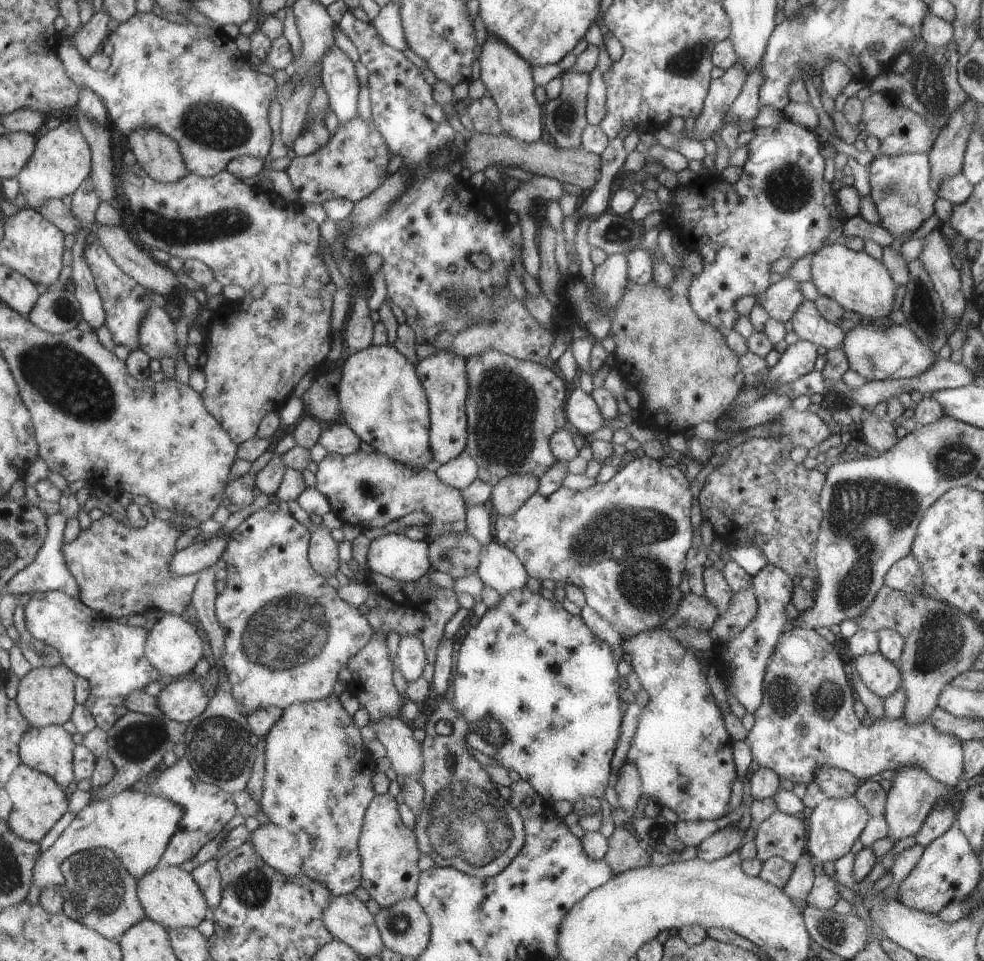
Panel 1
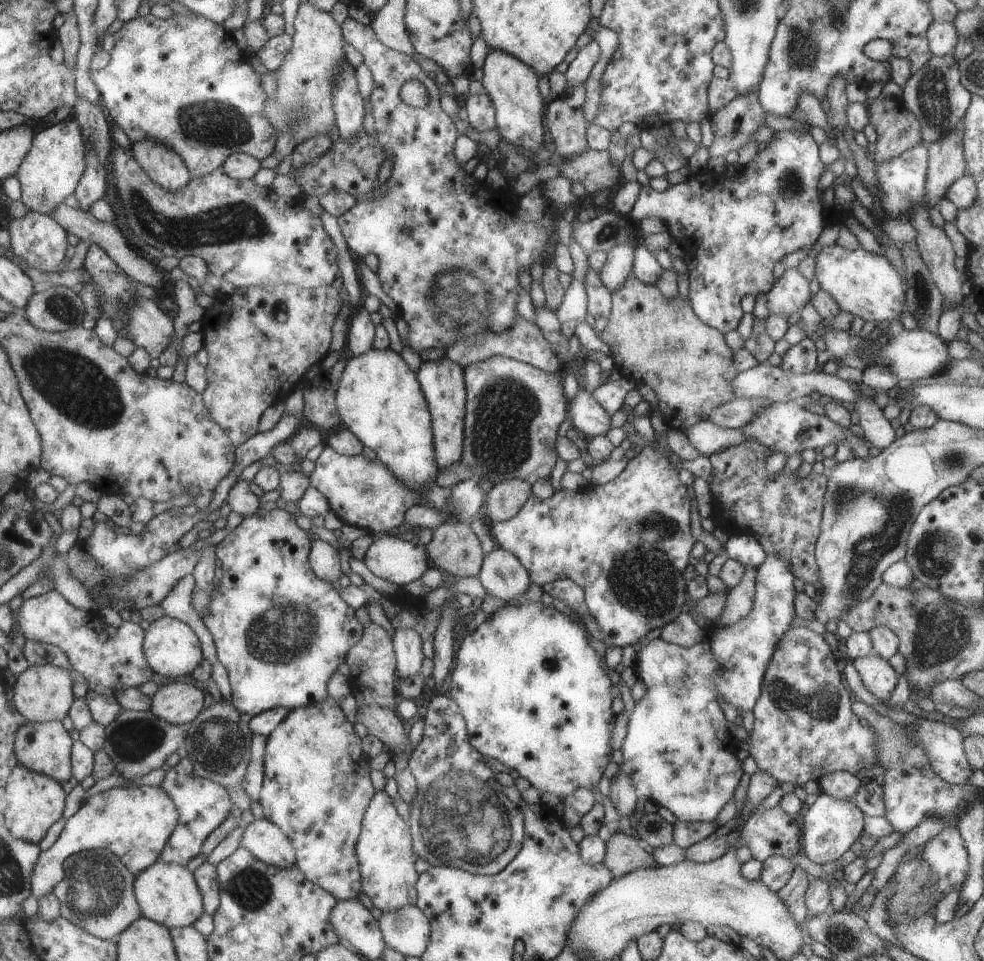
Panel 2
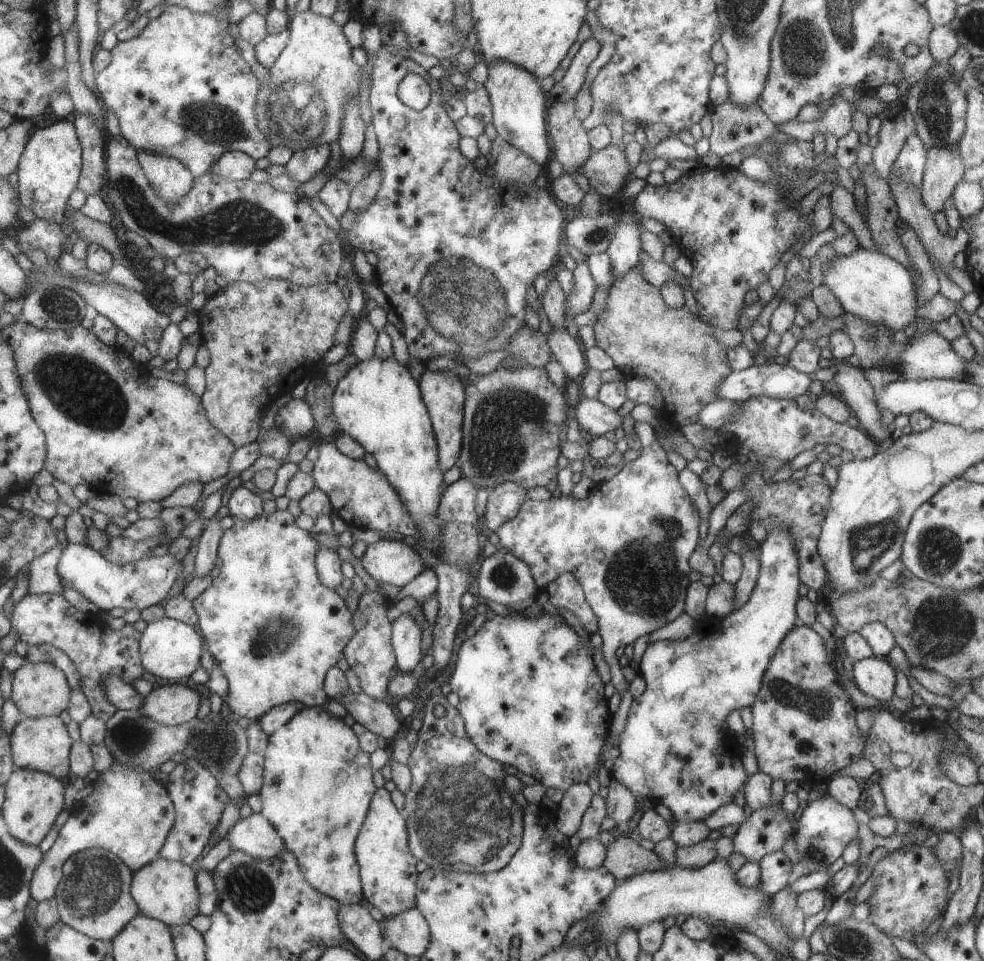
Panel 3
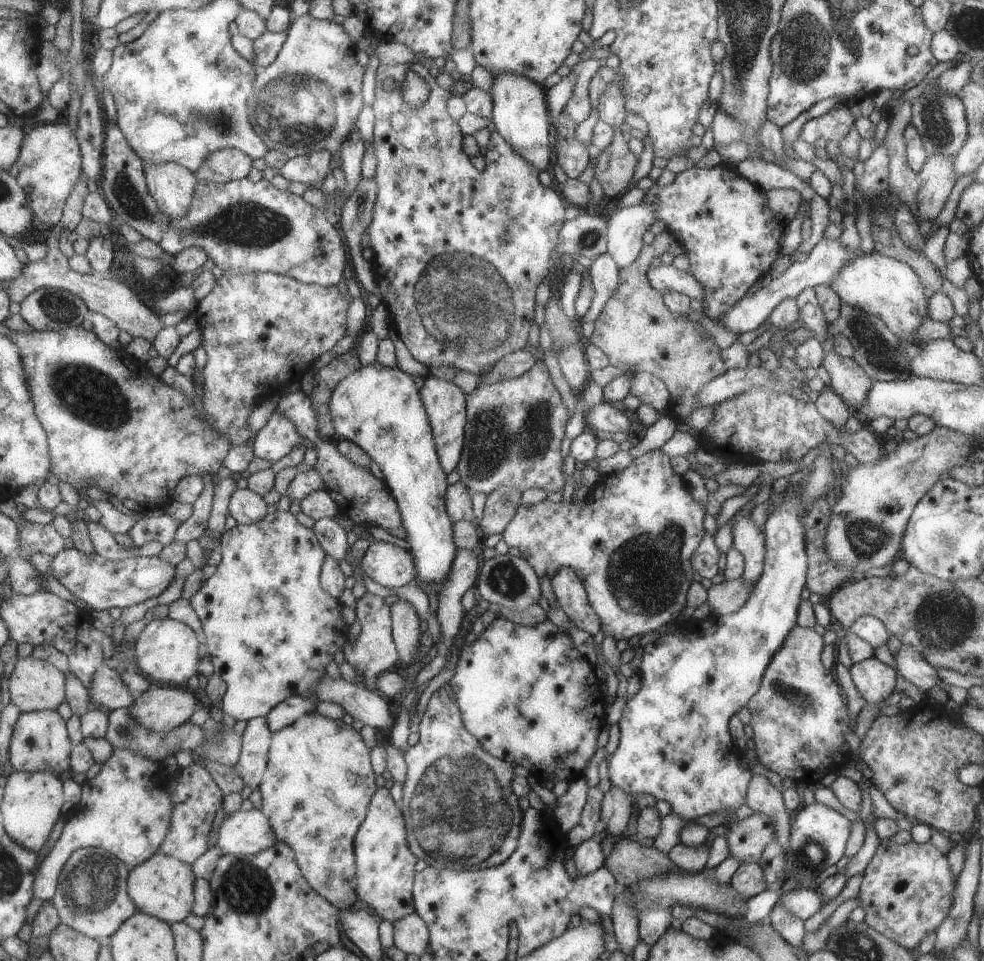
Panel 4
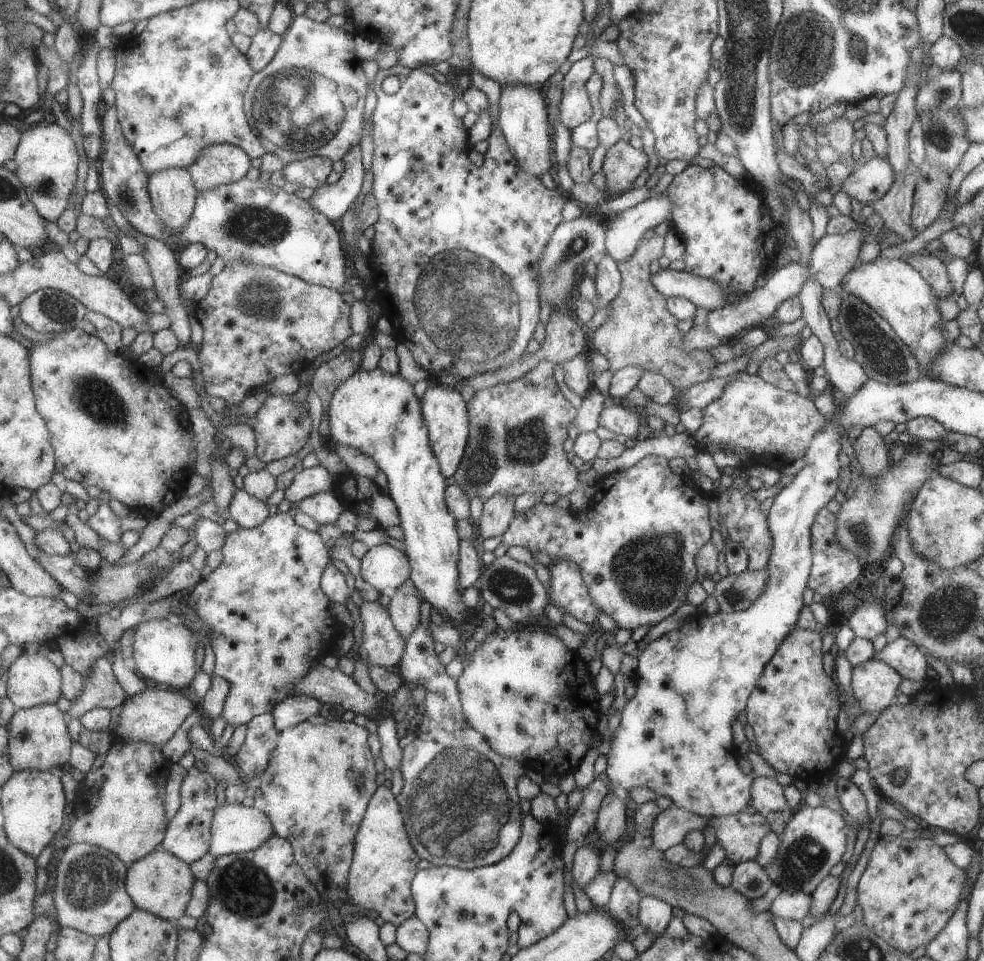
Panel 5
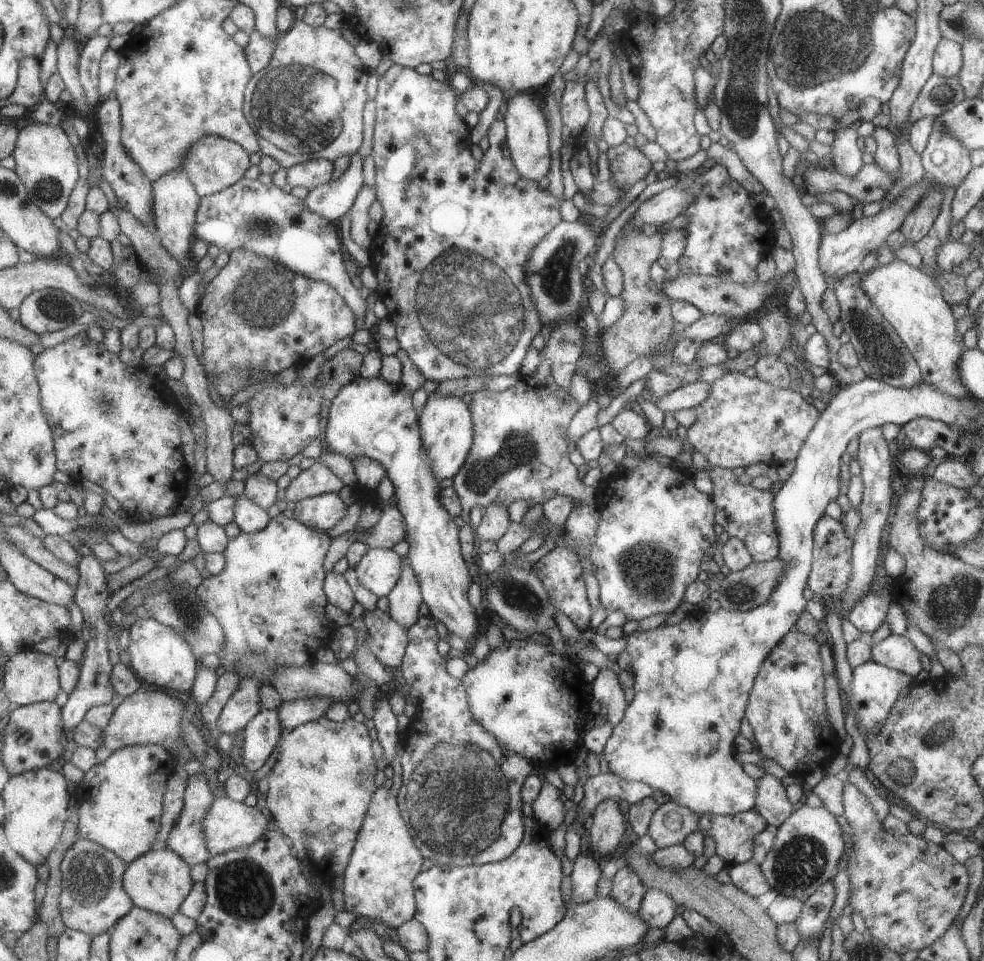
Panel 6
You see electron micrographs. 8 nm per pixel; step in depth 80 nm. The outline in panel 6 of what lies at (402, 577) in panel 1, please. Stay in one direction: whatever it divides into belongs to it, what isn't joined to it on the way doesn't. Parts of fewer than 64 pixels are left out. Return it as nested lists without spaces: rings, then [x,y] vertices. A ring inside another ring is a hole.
[[[369,547],[354,571],[358,583],[379,597],[387,596],[400,579],[402,557],[392,549]]]

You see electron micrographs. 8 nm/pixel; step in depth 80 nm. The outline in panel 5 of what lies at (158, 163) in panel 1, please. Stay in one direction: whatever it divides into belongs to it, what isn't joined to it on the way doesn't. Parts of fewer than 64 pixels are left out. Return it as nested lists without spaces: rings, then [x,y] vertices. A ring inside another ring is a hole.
[[[183,167],[161,169],[148,175],[148,193],[156,215],[174,233],[189,220],[196,194],[193,179]]]

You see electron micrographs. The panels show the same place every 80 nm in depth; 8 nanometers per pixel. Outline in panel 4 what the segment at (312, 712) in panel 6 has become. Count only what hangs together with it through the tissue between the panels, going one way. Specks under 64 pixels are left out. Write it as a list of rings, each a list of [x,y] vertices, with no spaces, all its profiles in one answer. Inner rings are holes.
[[[291,696],[279,702],[264,718],[271,733],[278,732],[281,728],[299,720],[305,714],[311,714],[316,704],[311,704],[307,698]]]

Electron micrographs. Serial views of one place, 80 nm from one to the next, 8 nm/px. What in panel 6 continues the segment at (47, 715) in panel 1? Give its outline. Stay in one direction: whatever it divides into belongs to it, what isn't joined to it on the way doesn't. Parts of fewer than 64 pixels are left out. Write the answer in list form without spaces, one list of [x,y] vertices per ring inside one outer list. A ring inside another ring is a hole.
[[[27,649],[13,655],[5,664],[4,670],[3,682],[15,707],[55,701],[62,691],[60,668],[58,660],[54,656]]]

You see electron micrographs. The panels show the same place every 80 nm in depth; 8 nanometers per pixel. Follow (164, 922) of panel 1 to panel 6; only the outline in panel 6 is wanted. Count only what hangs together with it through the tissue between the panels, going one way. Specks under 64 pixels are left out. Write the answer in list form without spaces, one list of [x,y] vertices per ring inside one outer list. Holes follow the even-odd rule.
[[[167,847],[155,851],[151,848],[149,852],[128,863],[123,874],[124,889],[132,899],[133,907],[151,911],[168,919],[178,912],[179,905],[189,894],[193,883],[190,866]]]

